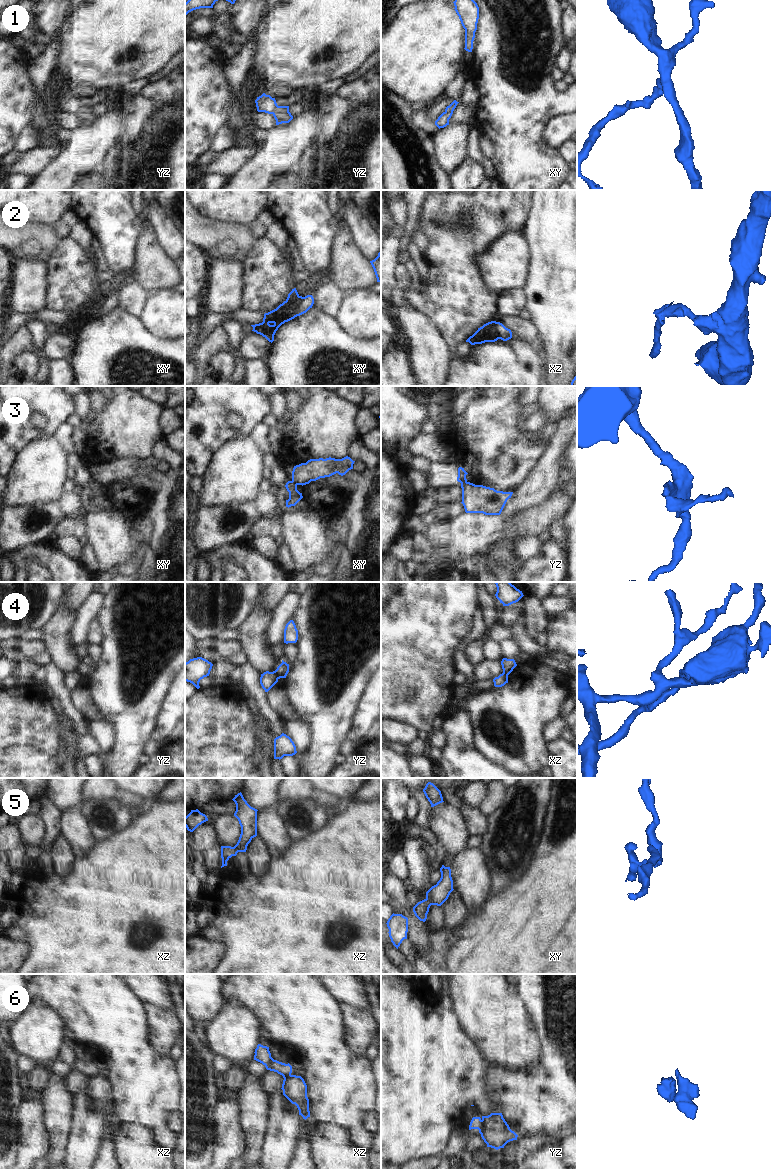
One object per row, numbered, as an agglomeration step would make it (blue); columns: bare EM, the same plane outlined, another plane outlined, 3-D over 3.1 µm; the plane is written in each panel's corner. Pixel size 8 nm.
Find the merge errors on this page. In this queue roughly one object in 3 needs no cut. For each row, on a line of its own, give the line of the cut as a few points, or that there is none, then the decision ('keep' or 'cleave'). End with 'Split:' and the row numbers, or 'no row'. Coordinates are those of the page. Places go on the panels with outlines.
1: cut none; keep
2: cut xy (303, 297), (295, 309), (295, 316); cleave
3: cut yz (466, 480), (461, 484); cleave
4: cut yz (273, 671), (278, 678); cleave
5: cut none; keep
6: cut yz (482, 1120), (484, 1129), (480, 1133); cleave
Split: 2, 3, 4, 6

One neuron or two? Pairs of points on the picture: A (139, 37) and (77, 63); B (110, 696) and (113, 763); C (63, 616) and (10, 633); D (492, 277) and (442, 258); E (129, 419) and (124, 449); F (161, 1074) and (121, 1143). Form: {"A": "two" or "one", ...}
{"A": "one", "B": "one", "C": "two", "D": "two", "E": "one", "F": "two"}

